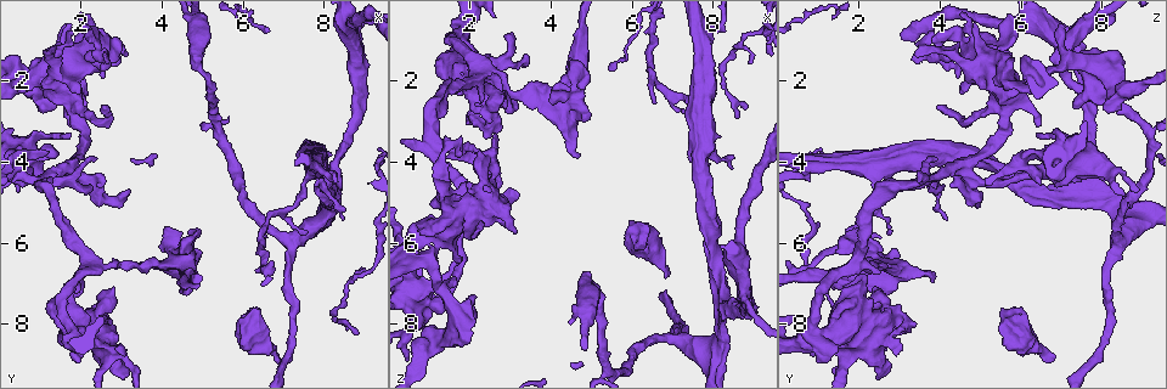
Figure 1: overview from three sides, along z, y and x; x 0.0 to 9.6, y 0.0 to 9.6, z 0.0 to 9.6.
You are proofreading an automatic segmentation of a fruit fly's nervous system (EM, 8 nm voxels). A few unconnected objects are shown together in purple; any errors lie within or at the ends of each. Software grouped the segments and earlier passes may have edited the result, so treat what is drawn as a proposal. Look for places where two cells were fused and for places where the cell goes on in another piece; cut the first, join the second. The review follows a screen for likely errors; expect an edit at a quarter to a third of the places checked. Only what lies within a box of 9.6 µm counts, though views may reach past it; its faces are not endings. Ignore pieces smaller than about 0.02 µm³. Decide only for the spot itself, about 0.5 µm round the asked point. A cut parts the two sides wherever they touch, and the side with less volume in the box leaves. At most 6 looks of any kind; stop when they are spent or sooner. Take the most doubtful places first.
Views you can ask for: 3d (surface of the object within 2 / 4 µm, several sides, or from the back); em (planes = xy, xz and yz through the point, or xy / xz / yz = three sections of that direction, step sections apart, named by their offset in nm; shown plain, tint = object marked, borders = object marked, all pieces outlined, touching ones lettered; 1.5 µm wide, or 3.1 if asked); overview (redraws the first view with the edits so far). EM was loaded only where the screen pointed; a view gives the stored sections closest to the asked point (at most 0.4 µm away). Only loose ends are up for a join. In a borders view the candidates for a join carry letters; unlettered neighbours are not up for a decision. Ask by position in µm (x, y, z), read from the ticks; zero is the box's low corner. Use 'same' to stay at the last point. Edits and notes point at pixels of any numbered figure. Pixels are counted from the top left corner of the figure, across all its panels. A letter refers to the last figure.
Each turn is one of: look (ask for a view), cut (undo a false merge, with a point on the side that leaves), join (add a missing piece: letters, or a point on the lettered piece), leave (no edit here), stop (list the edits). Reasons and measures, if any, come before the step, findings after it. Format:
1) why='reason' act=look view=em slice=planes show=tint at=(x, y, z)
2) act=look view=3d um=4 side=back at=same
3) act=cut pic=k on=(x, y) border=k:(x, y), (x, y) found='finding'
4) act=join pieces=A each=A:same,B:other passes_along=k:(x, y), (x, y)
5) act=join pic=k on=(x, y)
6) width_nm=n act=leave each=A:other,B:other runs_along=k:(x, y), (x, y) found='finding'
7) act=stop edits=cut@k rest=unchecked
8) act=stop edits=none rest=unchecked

why='three arms meet' act=look view=3d um=2 at=(1.80, 2.85, 5.60)

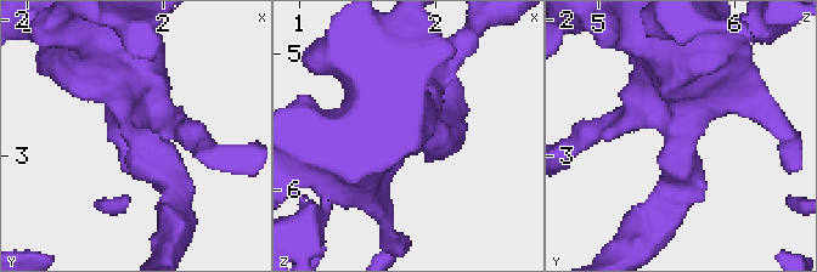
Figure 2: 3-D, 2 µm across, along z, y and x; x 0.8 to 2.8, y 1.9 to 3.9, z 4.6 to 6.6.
arms=3 why='need the tissue' act=look view=em slice=xy step=4 show=tint at=(1.84, 2.86, 5.60)

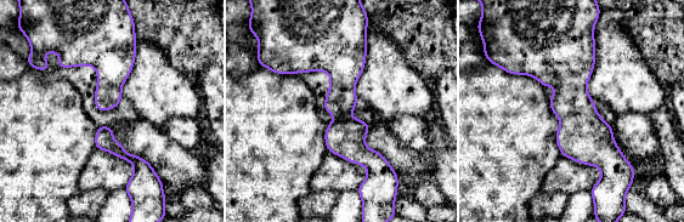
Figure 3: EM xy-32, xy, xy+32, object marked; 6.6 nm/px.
act=look view=em slice=planes show=borders at=same

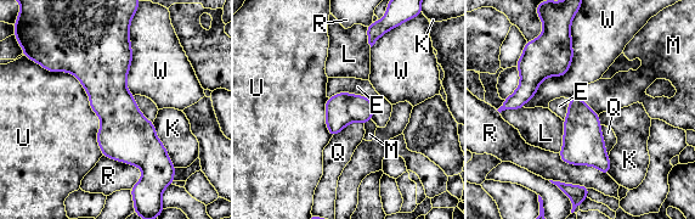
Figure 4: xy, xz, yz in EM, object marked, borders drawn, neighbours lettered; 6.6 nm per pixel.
act=leave each=E:other,K:other,L:other,M:other,Q:other,R:other,U:other,W:other border=4:(363, 123), (350, 122), (332, 138) found='one cell here'

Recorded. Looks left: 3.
why='branch stops here' act=look view=em slice=planes show=borders at=(2.10, 2.60, 7.25)

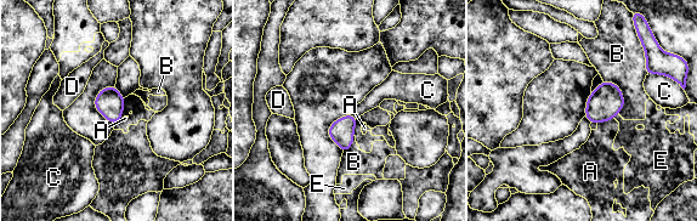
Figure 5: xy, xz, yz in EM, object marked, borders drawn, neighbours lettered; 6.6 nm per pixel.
act=leave each=A:other,B:other,C:other,D:other,E:other border=5:(658, 73), (647, 75) found='no lettered piece goes on from it'

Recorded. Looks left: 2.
why='an open end' act=look view=em um=3.1 slice=xz step=16 show=tint at=(1.70, 0.65, 7.00)

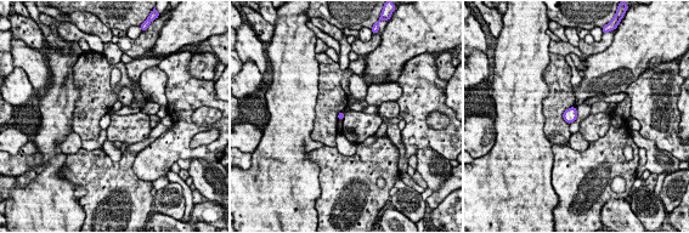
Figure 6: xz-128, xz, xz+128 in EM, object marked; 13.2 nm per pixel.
act=look view=em um=3.1 slice=planes show=borders at=same

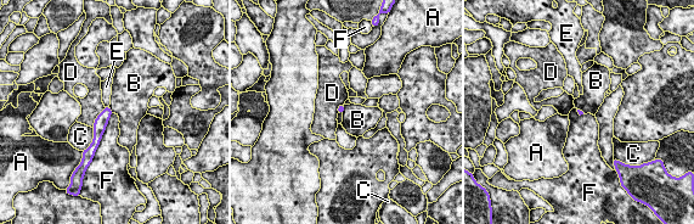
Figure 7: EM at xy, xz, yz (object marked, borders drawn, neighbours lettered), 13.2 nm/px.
act=leave each=A:other,B:other,C:other,D:other,E:other,F:other found='no lettered piece goes on from it'

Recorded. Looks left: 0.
act=stop edits=none rest=unchecked

